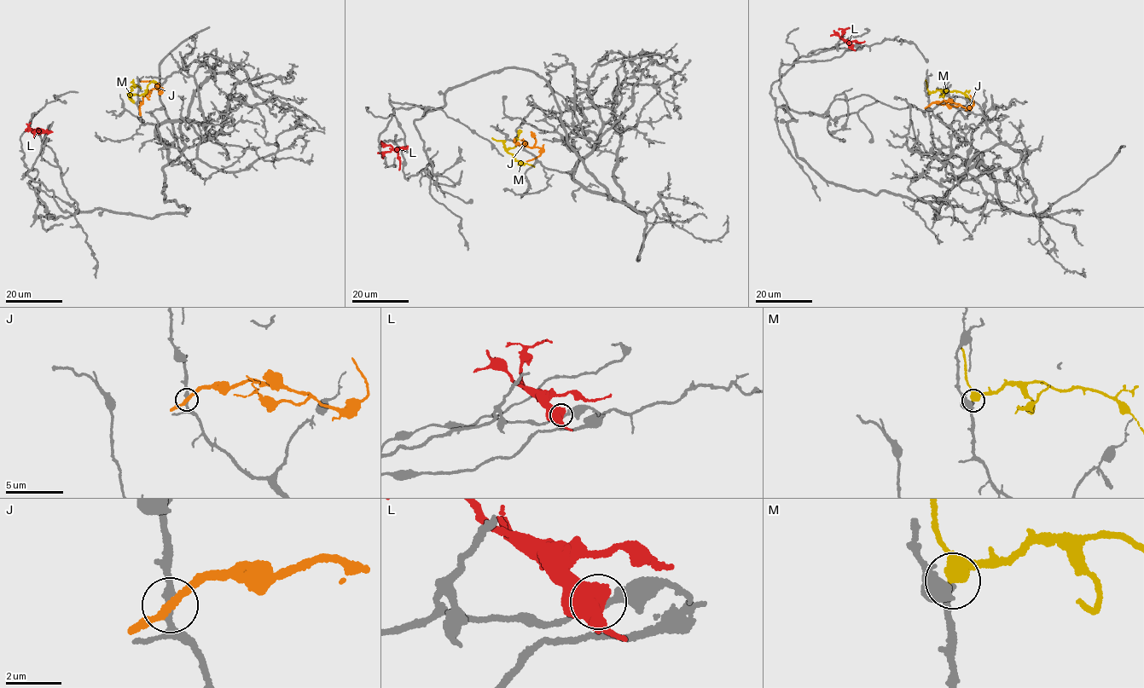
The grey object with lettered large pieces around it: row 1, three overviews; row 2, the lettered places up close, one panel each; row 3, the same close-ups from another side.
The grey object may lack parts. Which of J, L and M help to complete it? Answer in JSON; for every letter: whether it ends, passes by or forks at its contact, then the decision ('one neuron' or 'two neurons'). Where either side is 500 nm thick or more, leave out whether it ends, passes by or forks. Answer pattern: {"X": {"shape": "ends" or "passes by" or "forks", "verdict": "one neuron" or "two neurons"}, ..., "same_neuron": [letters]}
{"J": {"shape": "passes by", "verdict": "two neurons"}, "L": {"verdict": "two neurons"}, "M": {"shape": "passes by", "verdict": "two neurons"}, "same_neuron": []}

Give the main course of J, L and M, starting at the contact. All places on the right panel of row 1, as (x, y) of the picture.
J: (929, 106), (943, 101), (968, 107), (973, 104), (969, 95)
L: (852, 46), (842, 39), (844, 30), (850, 28)
M: (928, 94), (941, 89), (957, 91), (973, 105)

